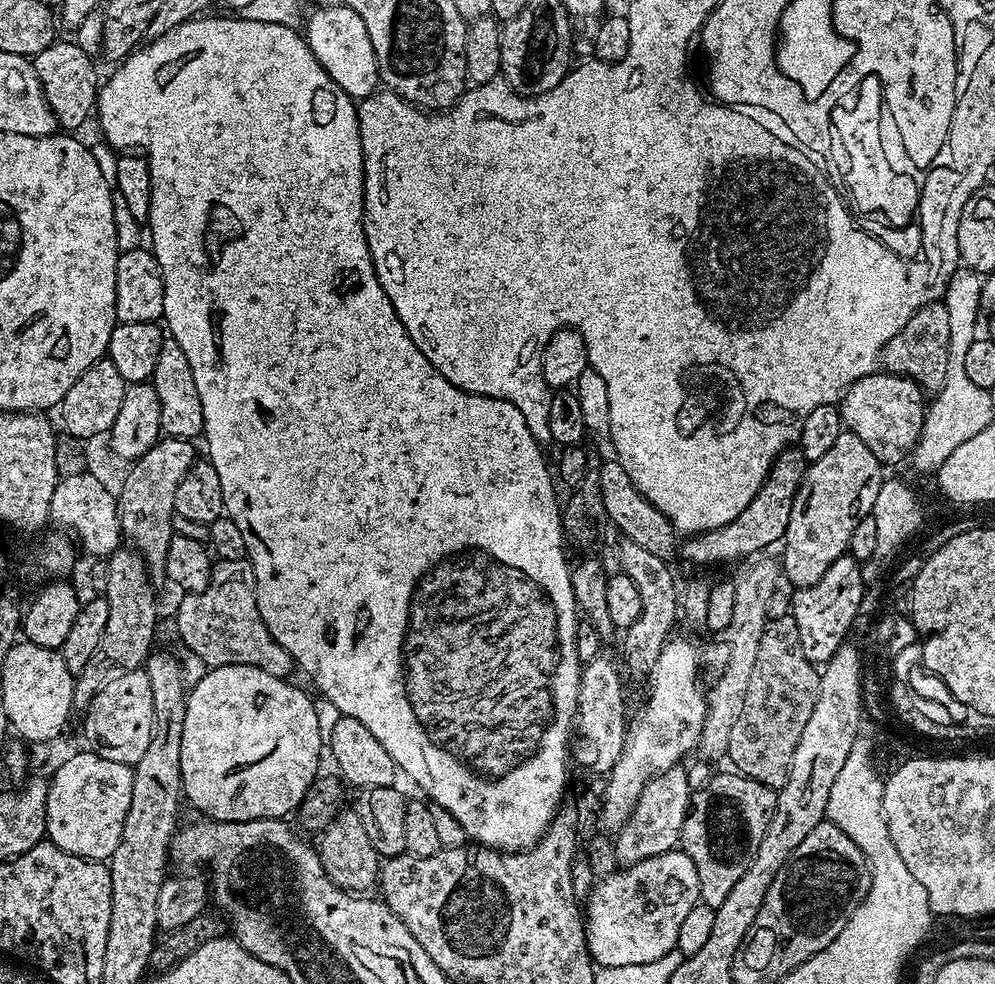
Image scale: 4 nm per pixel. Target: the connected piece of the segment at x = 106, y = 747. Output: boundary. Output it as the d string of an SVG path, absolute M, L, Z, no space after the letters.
M143 667L130 670L130 674L122 674L115 682L109 682L88 703L84 716L84 736L88 739L87 747L102 758L110 758L110 762L122 762L135 766L138 758L146 754L146 746L150 746L150 738L154 730L154 693L150 690L150 678Z

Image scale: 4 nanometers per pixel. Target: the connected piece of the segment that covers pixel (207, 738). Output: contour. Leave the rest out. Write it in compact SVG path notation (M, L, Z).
M218 666L208 668L204 677L197 684L191 685L186 702L186 722L182 725L182 766L180 777L184 783L183 795L209 820L225 820L226 822L242 822L243 820L274 820L295 813L308 792L308 788L316 781L320 771L320 751L322 745L319 738L318 719L315 713L315 699L308 697L300 688L292 685L291 679L266 674L266 670L258 670L254 666Z

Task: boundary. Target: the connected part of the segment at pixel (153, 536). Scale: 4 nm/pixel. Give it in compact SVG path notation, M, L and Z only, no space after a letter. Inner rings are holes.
M157 440L155 446L146 450L146 454L142 454L142 458L135 460L128 468L126 482L117 499L123 539L144 559L153 581L156 582L165 579L166 554L176 510L174 494L178 494L178 482L186 478L186 470L190 470L190 466L198 459L196 446L190 440Z

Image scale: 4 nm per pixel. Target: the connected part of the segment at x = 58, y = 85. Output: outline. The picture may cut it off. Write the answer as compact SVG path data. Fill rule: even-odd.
M64 38L46 46L37 56L31 57L32 69L38 74L38 82L42 86L42 94L54 114L57 125L64 130L76 130L89 119L93 119L96 111L98 95L98 79L96 80L96 64L88 57L88 52L80 44L71 44Z

